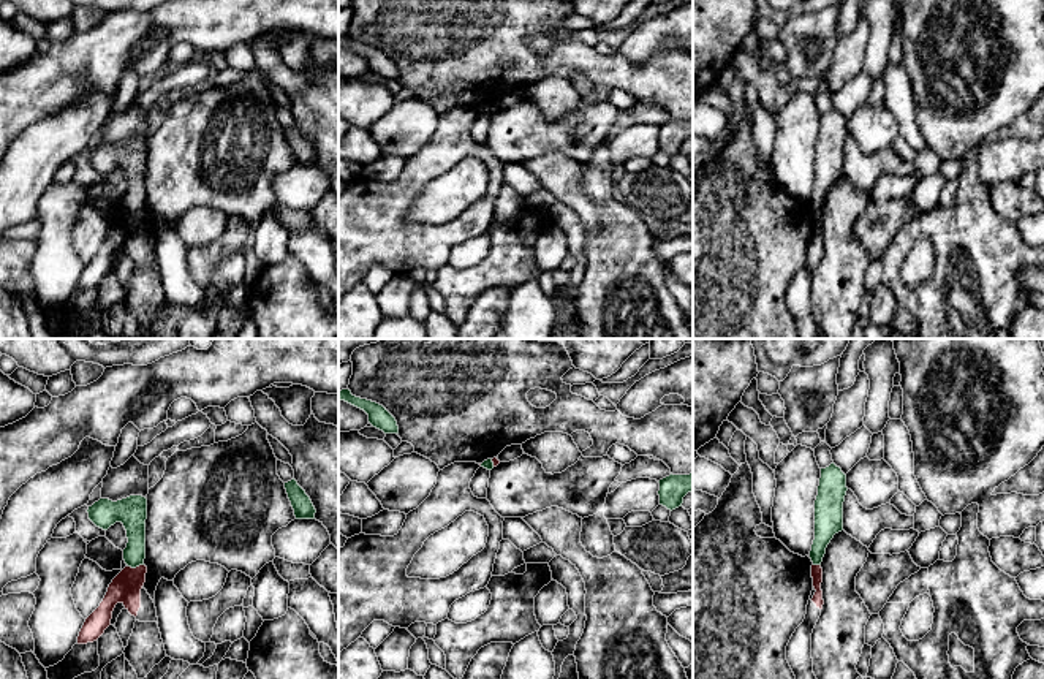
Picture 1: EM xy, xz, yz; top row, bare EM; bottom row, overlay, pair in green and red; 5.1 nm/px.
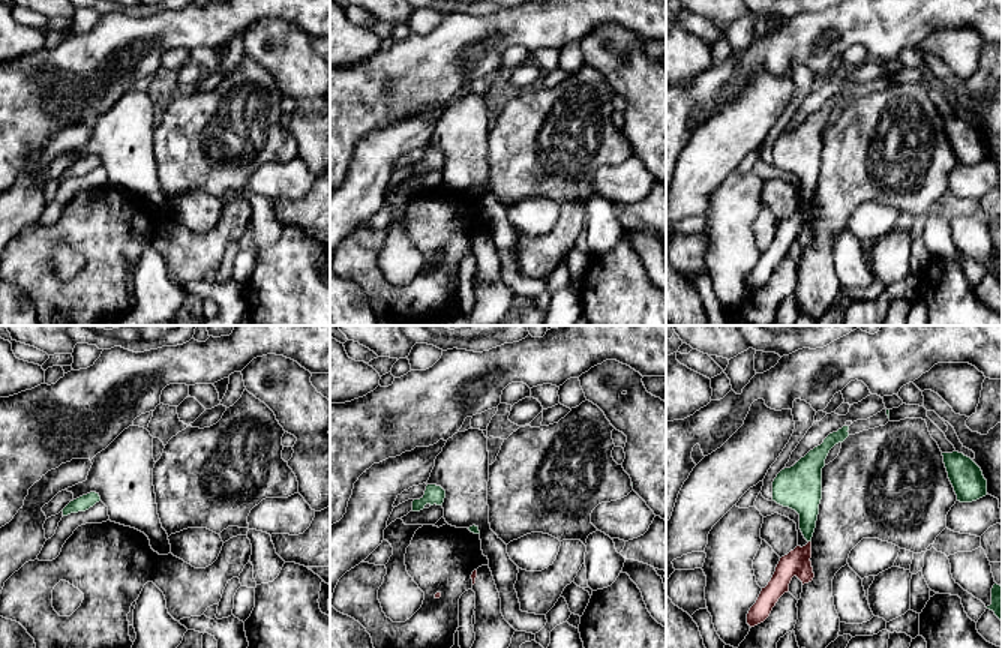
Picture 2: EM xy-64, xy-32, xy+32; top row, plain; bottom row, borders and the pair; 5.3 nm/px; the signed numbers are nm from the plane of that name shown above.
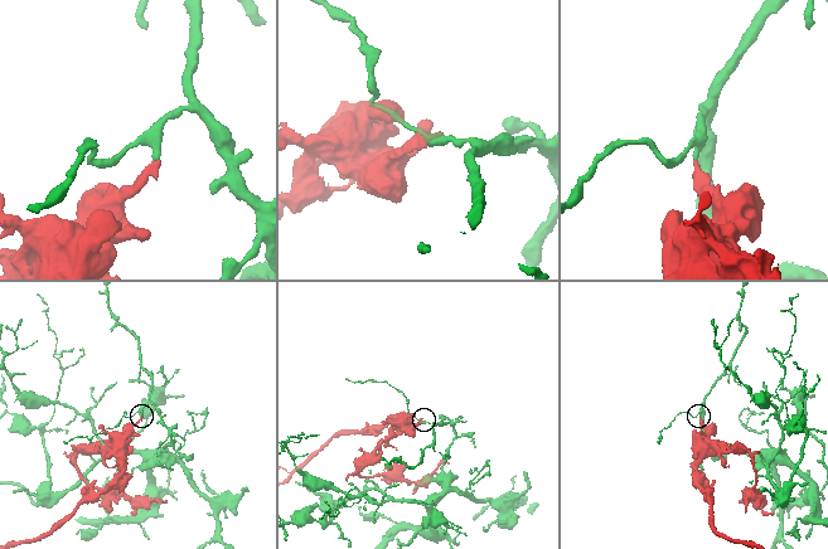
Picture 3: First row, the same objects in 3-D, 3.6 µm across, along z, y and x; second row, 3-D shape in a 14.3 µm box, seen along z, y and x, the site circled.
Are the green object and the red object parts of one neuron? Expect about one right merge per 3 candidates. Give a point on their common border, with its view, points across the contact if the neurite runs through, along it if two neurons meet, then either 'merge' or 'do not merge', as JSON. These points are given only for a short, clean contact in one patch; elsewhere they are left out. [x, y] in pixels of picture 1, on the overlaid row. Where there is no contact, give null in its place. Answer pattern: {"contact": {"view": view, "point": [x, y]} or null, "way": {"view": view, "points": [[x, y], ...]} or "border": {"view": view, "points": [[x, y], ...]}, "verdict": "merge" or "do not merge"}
{"contact": {"view": "xy", "point": [135, 567]}, "border": {"view": "xy", "points": [[143, 564], [128, 567]]}, "verdict": "do not merge"}

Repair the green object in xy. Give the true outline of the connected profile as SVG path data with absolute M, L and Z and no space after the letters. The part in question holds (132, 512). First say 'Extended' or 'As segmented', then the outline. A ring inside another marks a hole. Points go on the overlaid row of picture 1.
As segmented. M130 495L112 502L100 499L87 510L89 519L100 529L108 530L115 522L122 522L127 530L127 548L123 560L128 567L144 565L146 559L146 519L147 499L142 495Z

